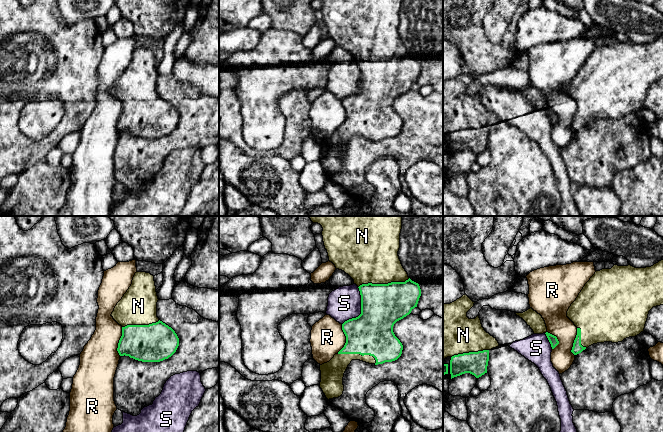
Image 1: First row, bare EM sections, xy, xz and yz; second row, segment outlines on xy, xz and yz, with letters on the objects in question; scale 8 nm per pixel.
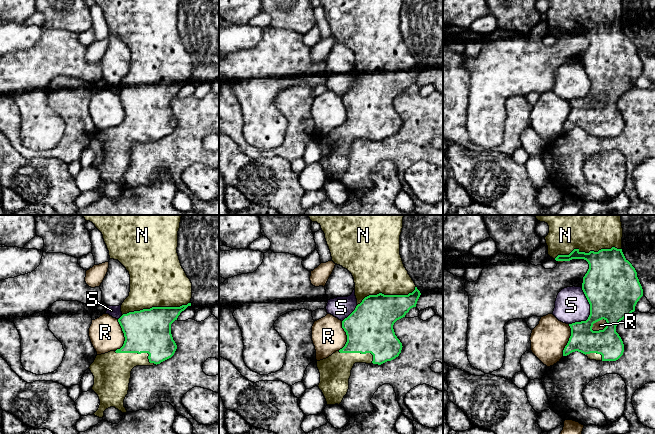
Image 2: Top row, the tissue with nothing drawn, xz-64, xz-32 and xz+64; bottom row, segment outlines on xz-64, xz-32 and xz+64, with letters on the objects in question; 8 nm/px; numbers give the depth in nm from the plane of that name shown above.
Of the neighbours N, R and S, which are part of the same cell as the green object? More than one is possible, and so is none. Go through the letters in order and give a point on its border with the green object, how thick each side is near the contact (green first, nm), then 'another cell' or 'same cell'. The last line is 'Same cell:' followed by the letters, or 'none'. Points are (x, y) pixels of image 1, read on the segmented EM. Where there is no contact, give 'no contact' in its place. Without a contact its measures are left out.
N: xz (383, 284) | 360/440 nm | same cell
R: xy (119, 341) | 300/300 nm | another cell
S: xz (361, 309) | 360/260 nm | another cell
Same cell: N

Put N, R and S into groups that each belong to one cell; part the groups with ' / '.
N / R / S

